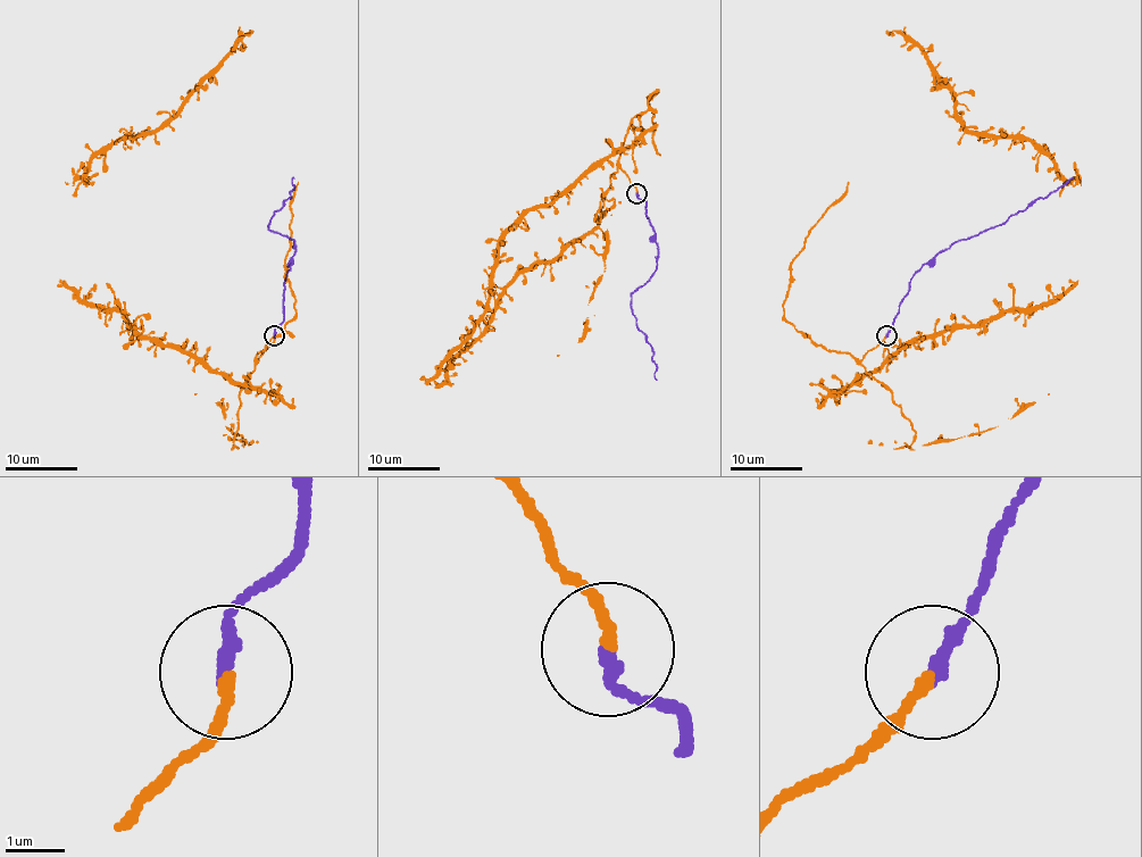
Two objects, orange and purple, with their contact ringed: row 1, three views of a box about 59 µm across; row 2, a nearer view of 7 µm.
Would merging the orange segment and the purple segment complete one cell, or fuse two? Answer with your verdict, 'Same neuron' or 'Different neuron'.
Same neuron

